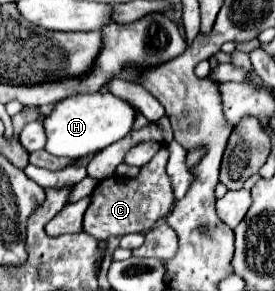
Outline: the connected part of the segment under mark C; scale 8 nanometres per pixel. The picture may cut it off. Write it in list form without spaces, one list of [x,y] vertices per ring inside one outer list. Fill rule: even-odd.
[[[163,147],[151,163],[141,167],[139,177],[107,177],[99,181],[91,193],[91,203],[85,211],[83,231],[93,235],[95,239],[109,239],[111,235],[127,235],[127,233],[147,233],[159,219],[163,219],[173,207],[173,191],[171,179],[165,173],[167,165],[167,147]]]

